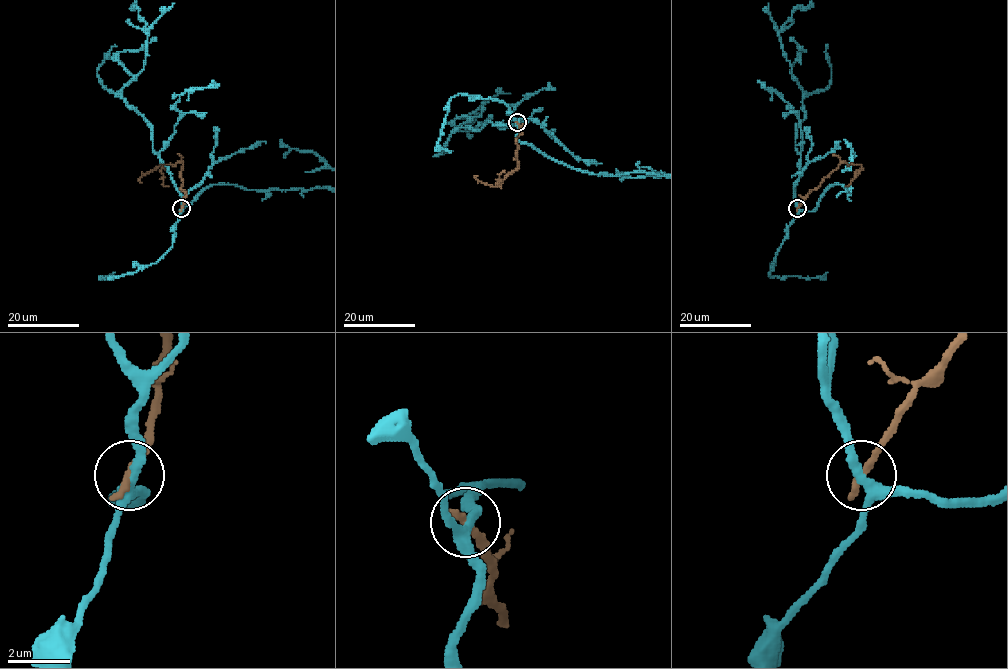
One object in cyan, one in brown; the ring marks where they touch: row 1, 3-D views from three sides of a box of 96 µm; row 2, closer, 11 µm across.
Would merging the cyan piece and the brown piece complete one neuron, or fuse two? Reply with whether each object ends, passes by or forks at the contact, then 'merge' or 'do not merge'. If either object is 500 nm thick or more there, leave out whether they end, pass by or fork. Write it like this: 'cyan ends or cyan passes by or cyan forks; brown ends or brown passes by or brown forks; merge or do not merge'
cyan forks; brown ends; do not merge

